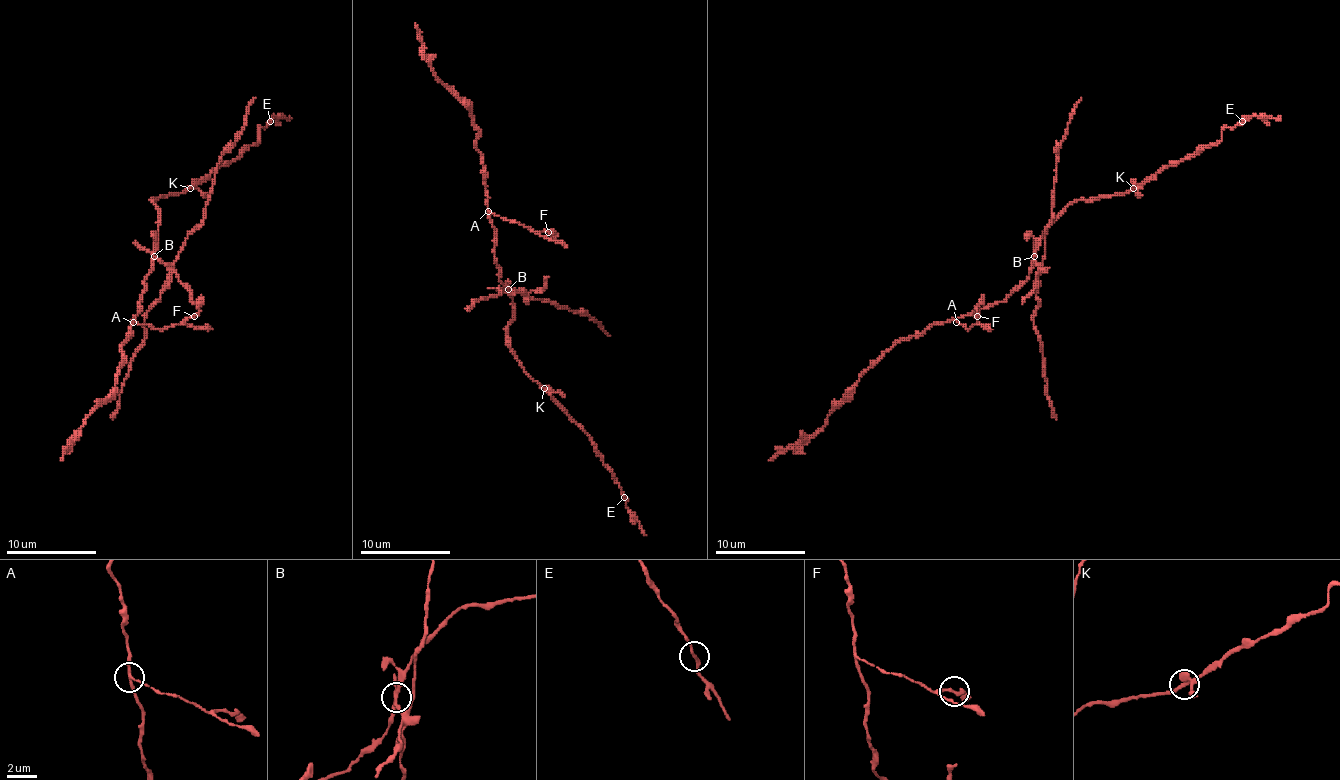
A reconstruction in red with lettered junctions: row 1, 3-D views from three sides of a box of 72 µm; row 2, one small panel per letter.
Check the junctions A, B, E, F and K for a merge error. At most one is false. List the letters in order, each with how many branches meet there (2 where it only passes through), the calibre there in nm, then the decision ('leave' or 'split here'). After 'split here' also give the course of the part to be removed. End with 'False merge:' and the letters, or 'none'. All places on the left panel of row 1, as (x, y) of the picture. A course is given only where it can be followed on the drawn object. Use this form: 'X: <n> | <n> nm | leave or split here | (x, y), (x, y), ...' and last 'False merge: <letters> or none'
A: 3 | 160 nm | leave
B: 4 | 240 nm | split here | (153, 256), (172, 263), (185, 238), (201, 222), (219, 157), (244, 125), (246, 109), (255, 98)
E: 2 | 240 nm | leave
F: 2 | 200 nm | leave
K: 4 | 220 nm | leave
False merge: B

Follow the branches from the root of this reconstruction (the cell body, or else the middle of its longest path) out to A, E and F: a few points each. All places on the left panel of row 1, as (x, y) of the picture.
A: (151, 268), (144, 281), (140, 311), (133, 322)
E: (151, 268), (158, 234), (153, 200), (178, 195), (228, 166), (258, 141), (258, 132), (269, 120)
F: (151, 268), (144, 281), (144, 293), (135, 320), (140, 324), (165, 329), (194, 315)

